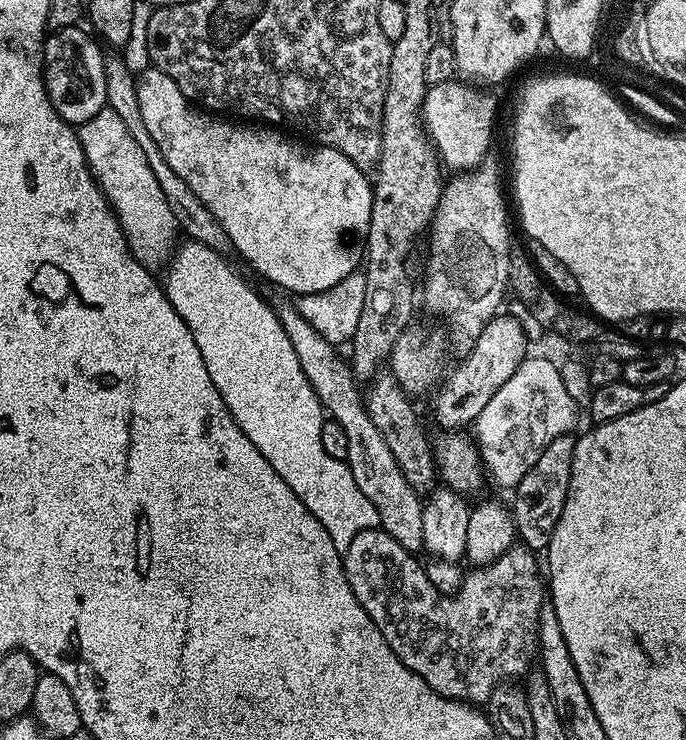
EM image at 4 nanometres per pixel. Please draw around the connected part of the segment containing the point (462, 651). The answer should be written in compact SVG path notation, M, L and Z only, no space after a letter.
M383 527L362 530L362 534L356 535L354 542L350 542L350 546L342 553L344 557L344 573L350 582L350 590L354 590L354 598L358 598L362 610L366 610L366 614L370 614L374 626L378 626L382 638L386 638L390 650L394 650L394 654L398 654L400 661L410 670L414 670L414 674L422 677L433 690L451 700L462 700L473 706L487 705L493 690L505 682L511 681L508 680L511 676L522 675L521 677L523 677L532 668L530 666L534 664L534 657L538 652L536 632L540 628L540 611L546 602L546 584L542 579L541 565L540 568L536 565L537 553L533 549L525 548L523 544L517 542L506 550L506 554L502 554L502 558L498 558L492 564L473 567L471 569L472 572L469 571L465 575L464 584L456 591L455 596L444 596L438 590L434 590L434 586L430 586L430 578L426 578L424 573L424 564L421 561L416 561L408 552L411 551L405 545L399 544L395 535Z

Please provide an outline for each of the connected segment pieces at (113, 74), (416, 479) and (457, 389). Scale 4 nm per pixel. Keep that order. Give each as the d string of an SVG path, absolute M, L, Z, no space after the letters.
M116 52L105 55L103 69L106 75L107 107L112 108L118 114L118 118L122 119L122 122L126 125L126 130L130 131L134 142L138 144L142 154L145 155L146 162L149 163L150 170L154 173L154 178L162 186L162 194L166 194L166 202L170 206L170 210L176 215L179 231L187 239L196 240L199 244L205 244L207 248L213 248L215 252L223 253L229 247L226 230L222 230L218 218L214 218L210 214L210 210L206 210L206 206L194 194L194 190L190 190L190 186L186 186L186 182L182 181L182 178L178 178L178 174L174 174L174 170L170 168L165 158L162 157L161 150L158 148L157 143L154 142L149 130L146 129L146 122L142 119L141 106L138 105L134 73L126 68L122 56Z
M388 370L377 372L367 385L366 407L370 414L370 422L378 426L378 434L382 434L386 446L390 446L390 454L394 454L398 462L398 470L402 470L402 478L410 482L412 491L417 494L427 494L438 484L434 444L433 441L428 441L428 436L420 425L420 416L412 404L415 404L413 397L403 392L402 386Z
M497 314L490 322L486 322L474 346L463 355L461 360L464 361L453 370L448 381L444 380L435 389L436 401L432 408L444 430L462 430L466 424L475 422L486 402L490 402L492 395L505 384L506 378L510 378L510 374L514 374L514 370L518 370L518 366L529 355L528 336L523 326L514 317L504 315Z

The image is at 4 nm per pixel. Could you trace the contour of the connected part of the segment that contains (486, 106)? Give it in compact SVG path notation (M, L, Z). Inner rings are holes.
M453 78L431 85L424 95L424 104L420 107L424 131L432 141L441 165L445 169L453 168L453 173L459 174L470 168L477 168L489 155L492 127L496 124L496 100L488 92L491 91L477 90L471 83Z

